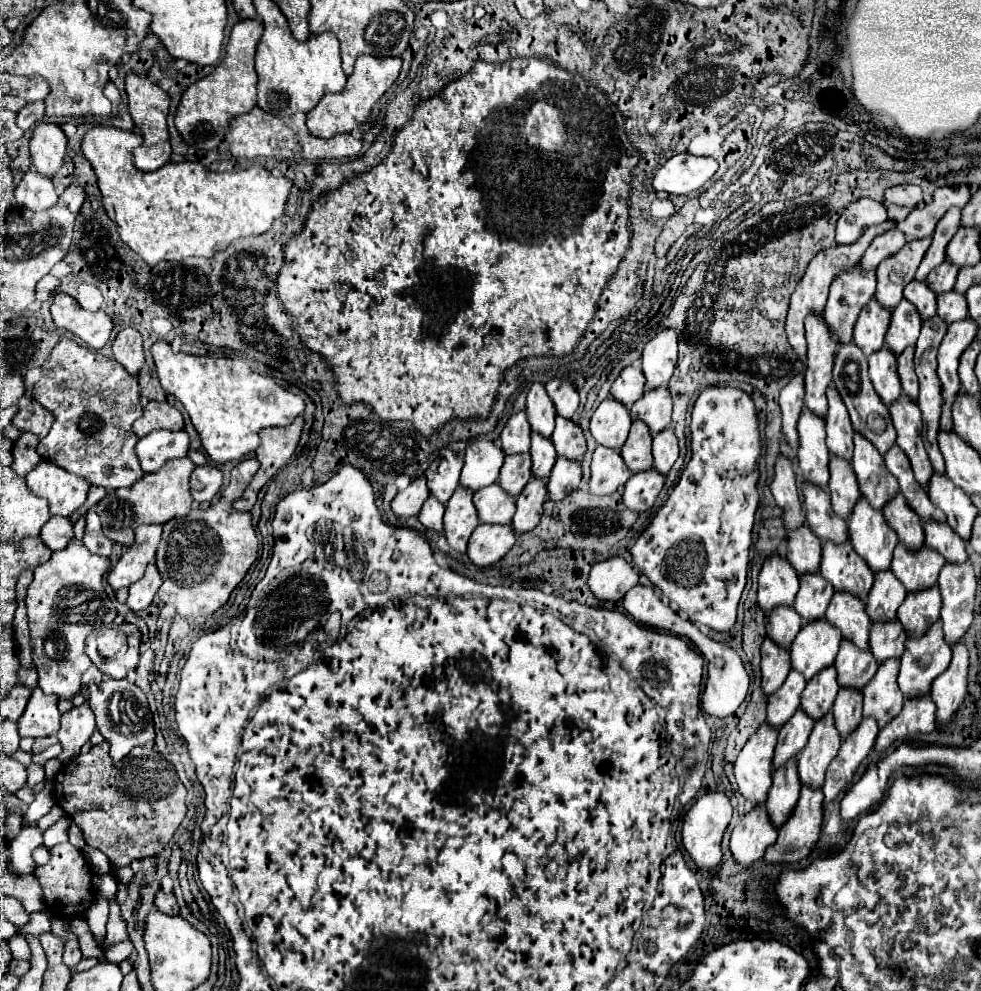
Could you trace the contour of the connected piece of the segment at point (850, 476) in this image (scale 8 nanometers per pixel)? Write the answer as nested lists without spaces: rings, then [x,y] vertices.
[[[840,456],[830,458],[830,482],[828,492],[832,496],[832,508],[836,514],[840,514],[844,520],[848,520],[856,500],[860,498],[856,474],[852,470],[850,462],[844,462]]]

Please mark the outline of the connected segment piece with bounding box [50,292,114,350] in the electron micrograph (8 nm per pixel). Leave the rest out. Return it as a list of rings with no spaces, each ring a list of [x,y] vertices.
[[[56,292],[50,312],[58,328],[74,332],[78,338],[82,338],[88,346],[96,350],[110,340],[110,330],[114,328],[114,324],[104,310],[88,312],[72,296]]]

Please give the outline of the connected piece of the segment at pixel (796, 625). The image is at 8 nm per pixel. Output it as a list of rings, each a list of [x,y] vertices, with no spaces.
[[[778,606],[772,614],[766,614],[766,634],[784,648],[790,648],[802,624],[802,618],[792,610],[792,606]]]

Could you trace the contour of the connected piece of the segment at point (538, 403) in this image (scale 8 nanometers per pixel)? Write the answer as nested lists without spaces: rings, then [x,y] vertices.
[[[540,382],[532,384],[528,398],[526,398],[526,414],[528,414],[528,422],[530,422],[532,430],[540,432],[546,438],[552,434],[556,410],[544,390],[544,384],[540,384]]]

